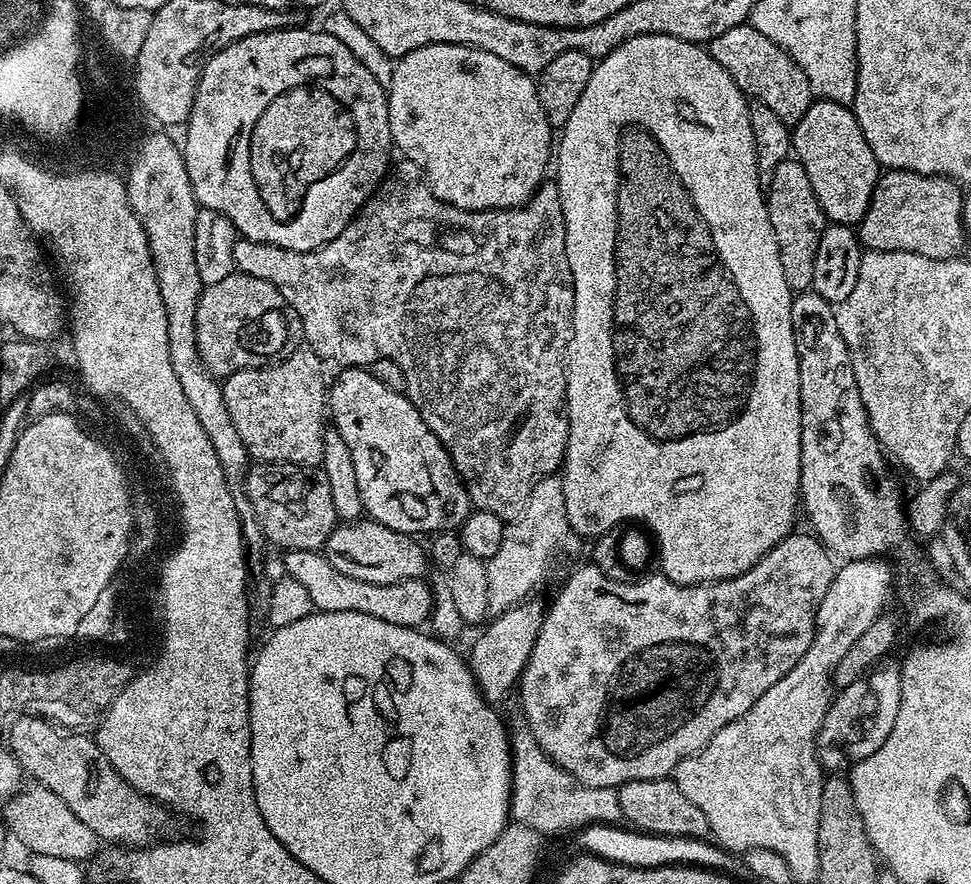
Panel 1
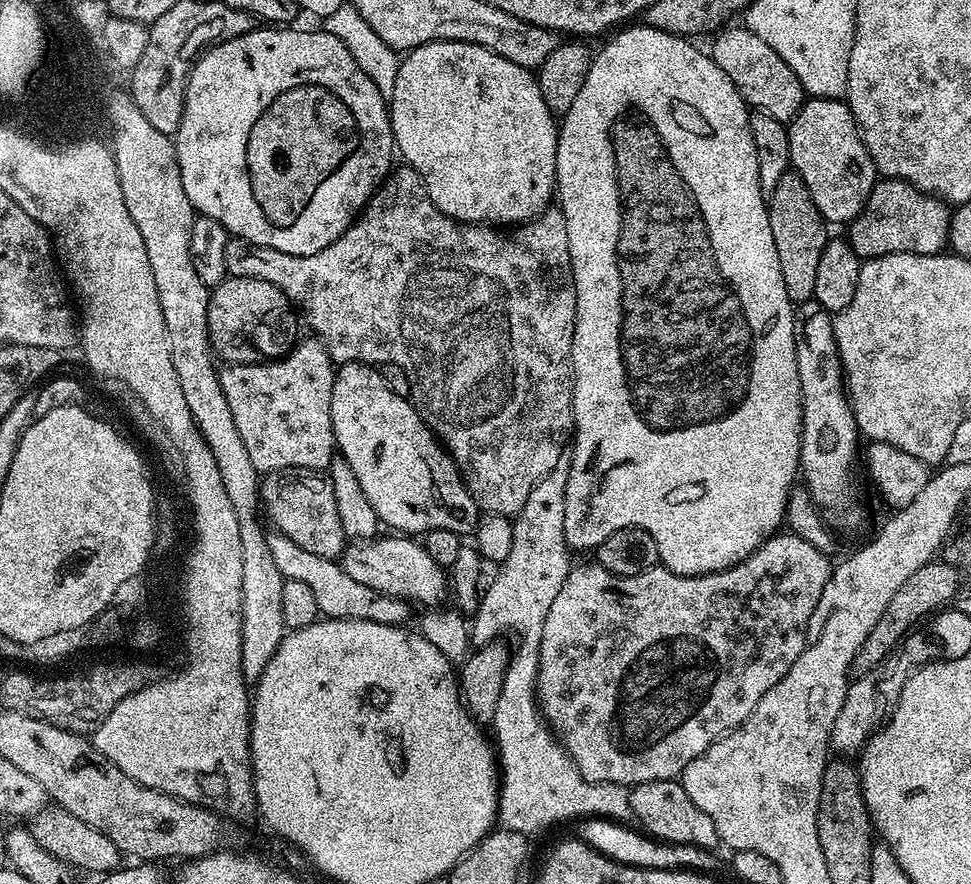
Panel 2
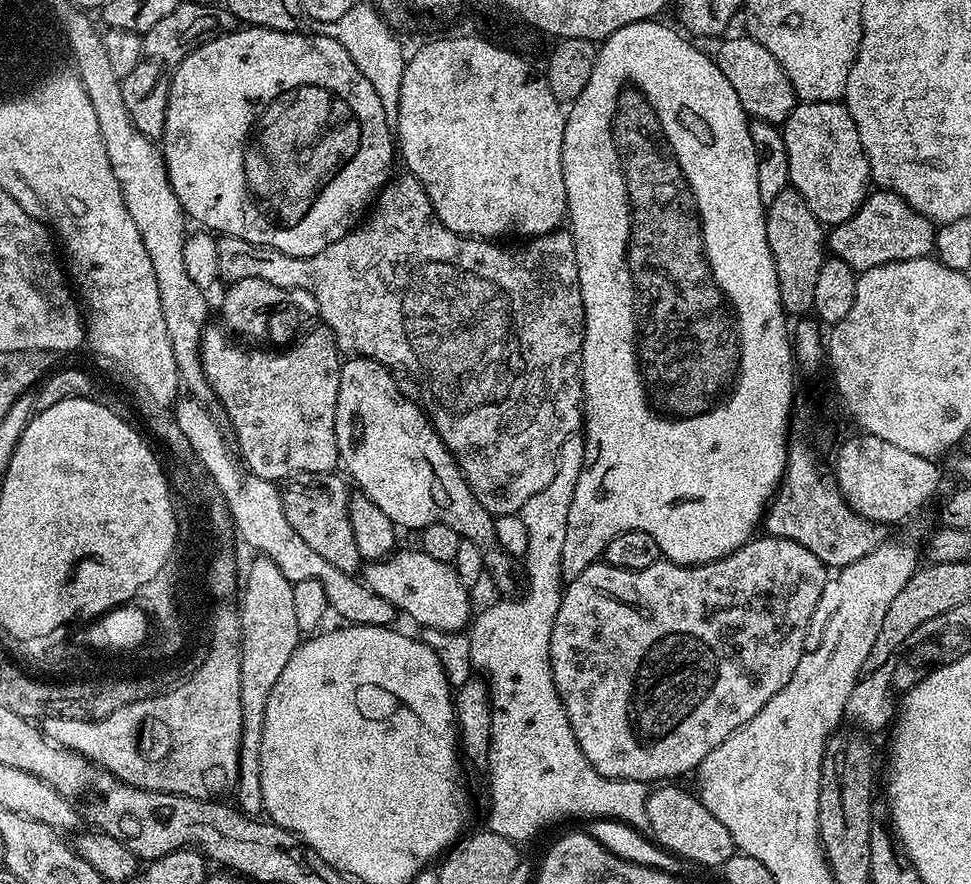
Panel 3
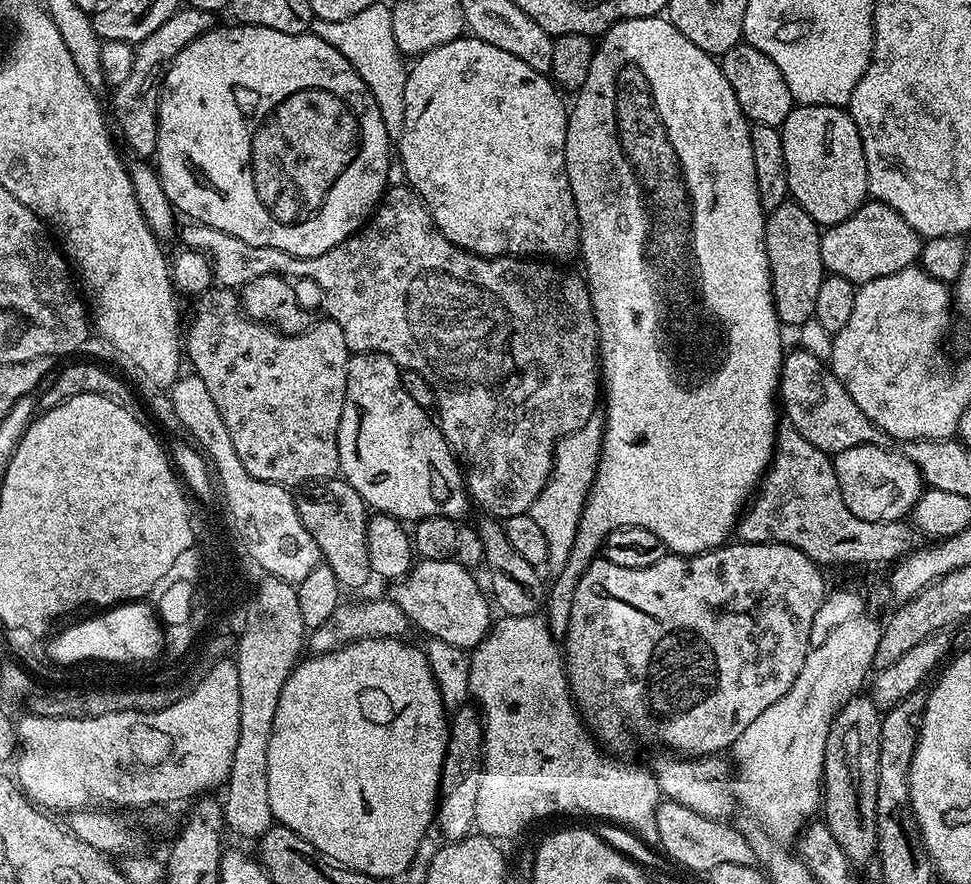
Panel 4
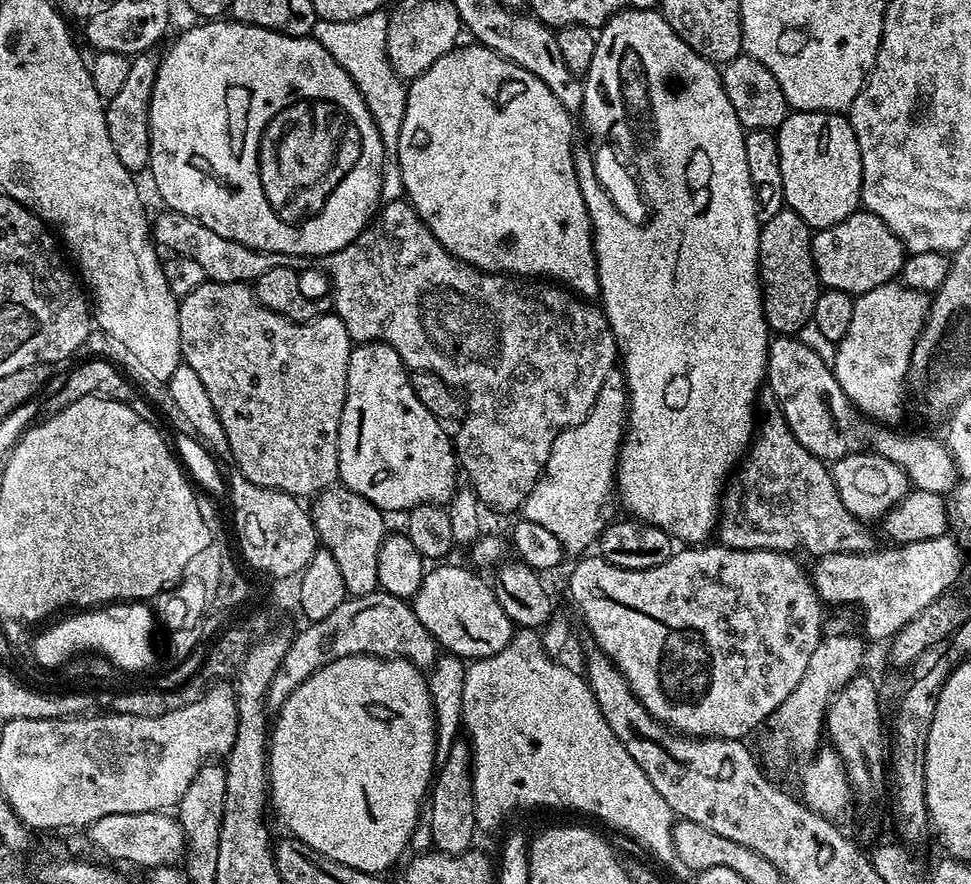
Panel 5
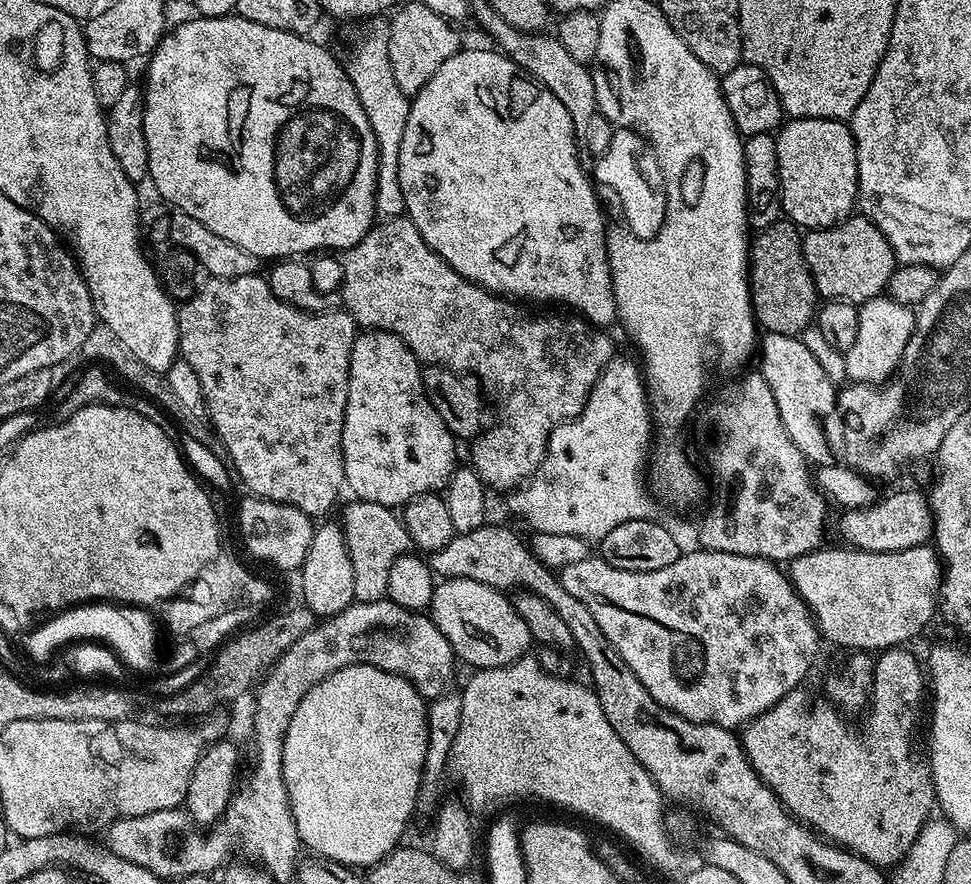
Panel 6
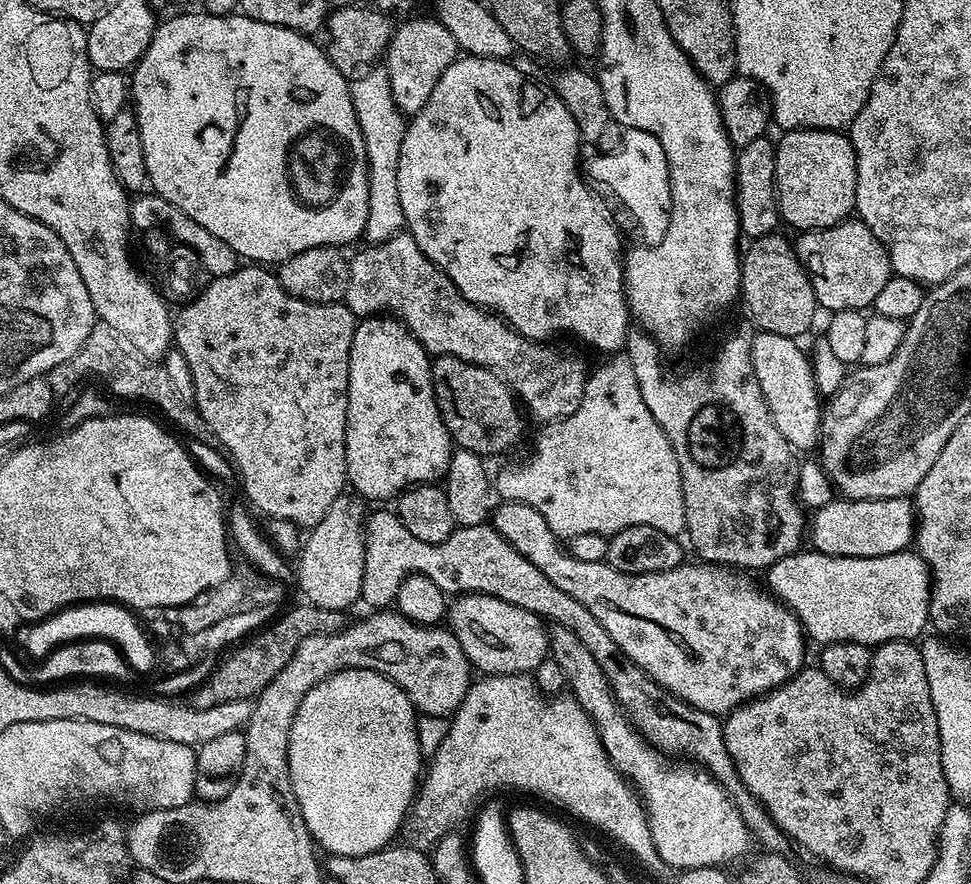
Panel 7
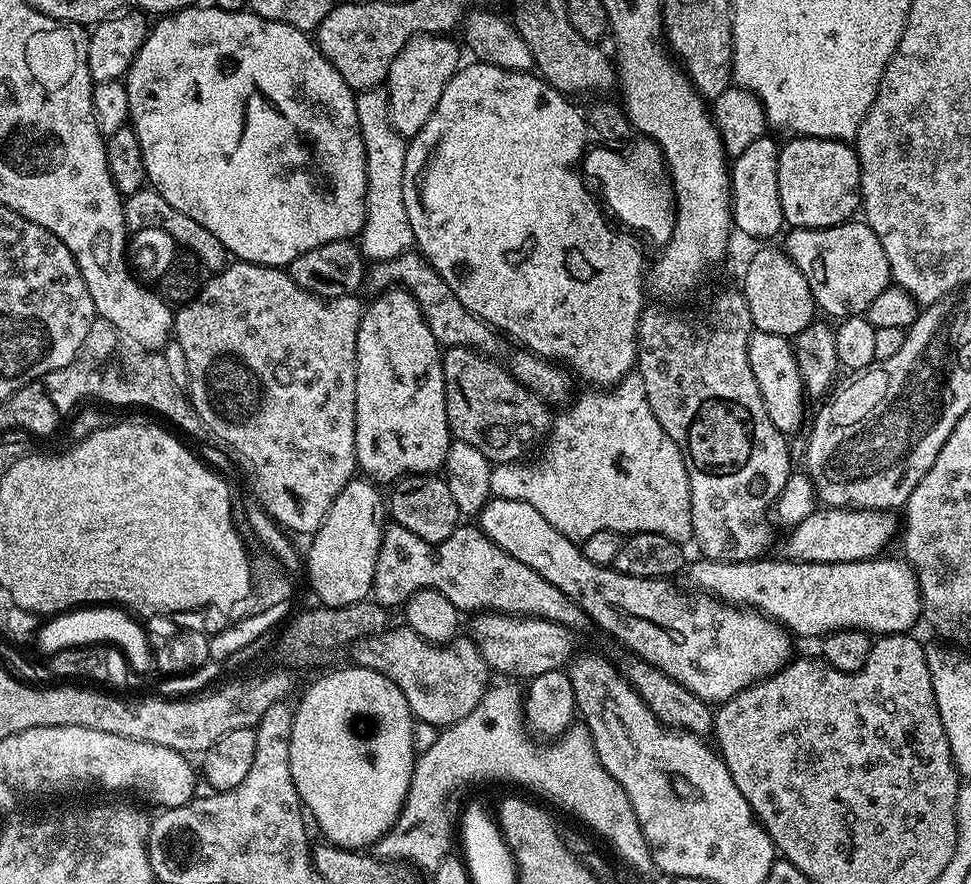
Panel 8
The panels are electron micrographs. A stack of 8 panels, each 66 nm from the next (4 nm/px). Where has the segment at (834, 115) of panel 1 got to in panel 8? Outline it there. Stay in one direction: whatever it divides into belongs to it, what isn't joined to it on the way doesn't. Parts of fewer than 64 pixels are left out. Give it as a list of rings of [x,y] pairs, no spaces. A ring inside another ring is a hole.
[[[797,136],[789,139],[780,149],[778,158],[778,194],[782,198],[782,214],[785,225],[792,228],[829,228],[846,224],[857,215],[860,203],[860,159],[856,156],[855,147],[851,143],[842,140],[827,140],[826,138],[810,138],[809,136]]]

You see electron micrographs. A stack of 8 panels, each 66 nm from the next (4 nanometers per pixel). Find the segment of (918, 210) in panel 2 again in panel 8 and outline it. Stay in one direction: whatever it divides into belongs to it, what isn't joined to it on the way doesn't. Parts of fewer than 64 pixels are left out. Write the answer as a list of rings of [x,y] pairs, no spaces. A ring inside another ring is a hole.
[[[853,218],[838,226],[792,228],[789,233],[788,237],[783,237],[783,251],[792,259],[794,266],[802,270],[821,313],[835,318],[865,315],[870,302],[874,302],[874,298],[892,284],[886,250],[882,250],[878,234],[874,234],[867,222]]]

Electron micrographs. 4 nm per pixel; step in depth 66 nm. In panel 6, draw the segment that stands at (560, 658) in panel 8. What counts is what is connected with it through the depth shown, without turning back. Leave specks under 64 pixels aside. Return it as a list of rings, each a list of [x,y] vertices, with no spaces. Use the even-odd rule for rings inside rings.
[[[470,578],[441,579],[432,595],[430,615],[434,626],[446,634],[446,642],[450,642],[457,661],[461,665],[469,664],[472,670],[505,668],[510,662],[529,655],[528,647],[534,644],[526,622],[514,610],[511,599],[501,589]]]

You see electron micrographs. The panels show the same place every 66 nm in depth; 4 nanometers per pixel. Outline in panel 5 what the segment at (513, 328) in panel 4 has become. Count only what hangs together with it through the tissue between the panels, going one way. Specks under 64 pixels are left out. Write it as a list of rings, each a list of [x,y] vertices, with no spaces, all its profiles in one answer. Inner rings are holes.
[[[404,198],[385,203],[379,209],[378,215],[373,219],[370,227],[360,232],[358,238],[354,238],[354,242],[350,242],[342,250],[327,257],[326,264],[328,264],[328,276],[332,279],[330,295],[335,315],[342,318],[353,342],[368,344],[371,340],[381,340],[384,344],[394,346],[394,350],[398,350],[402,362],[409,370],[438,374],[438,378],[445,380],[451,388],[463,393],[466,397],[466,415],[459,421],[459,424],[461,423],[460,429],[454,432],[454,447],[459,467],[462,469],[463,475],[464,472],[468,475],[469,481],[467,480],[467,483],[485,509],[493,508],[496,512],[519,513],[523,509],[530,490],[534,490],[538,478],[544,472],[546,462],[552,453],[554,438],[558,438],[558,434],[562,434],[562,430],[578,426],[578,422],[586,422],[586,414],[590,414],[590,410],[598,398],[598,390],[602,390],[602,382],[606,382],[606,378],[617,367],[616,339],[603,311],[595,303],[577,296],[575,292],[559,283],[529,282],[524,278],[517,279],[513,283],[507,275],[481,272],[473,264],[462,262],[458,257],[450,255],[442,246],[442,242],[438,242],[438,238],[434,238],[434,234],[430,234],[430,230],[422,222],[422,218]],[[171,210],[161,211],[161,216],[151,221],[150,231],[153,241],[161,249],[172,248],[175,255],[194,258],[198,266],[202,266],[205,277],[214,282],[255,282],[266,270],[271,268],[291,268],[294,260],[291,256],[283,256],[277,252],[259,252],[257,248],[242,246],[242,242],[234,242],[230,238],[222,238],[222,234],[214,234],[214,230],[202,226],[189,216]]]

